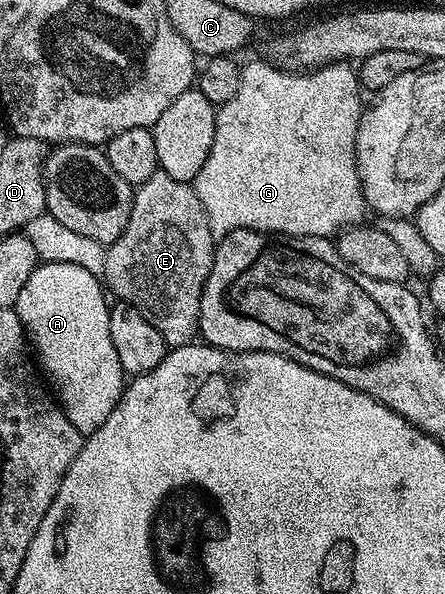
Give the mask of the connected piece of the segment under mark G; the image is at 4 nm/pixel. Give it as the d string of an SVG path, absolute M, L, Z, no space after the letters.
M258 58L241 69L241 85L235 98L231 102L220 105L217 108L217 125L215 126L215 142L211 146L211 154L207 154L207 162L203 162L203 170L199 170L195 187L199 202L203 202L203 210L209 219L211 230L223 237L236 228L250 228L256 232L280 234L285 238L298 238L297 236L330 236L336 237L346 228L356 228L367 213L365 195L361 189L361 179L357 173L357 127L361 124L362 89L359 87L359 76L354 65L349 62L325 64L322 68L314 68L312 71L287 72L283 68L277 68L273 64Z

